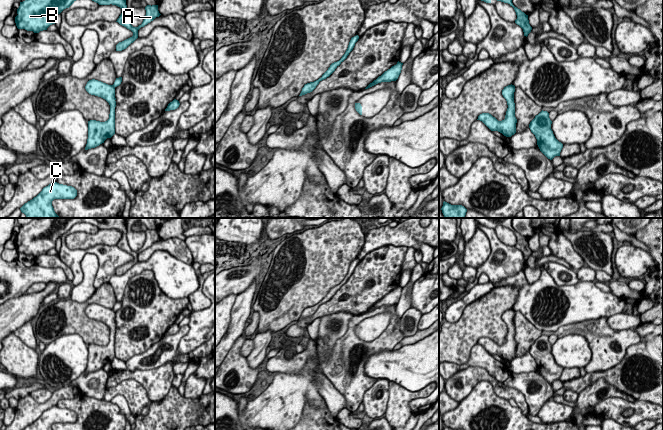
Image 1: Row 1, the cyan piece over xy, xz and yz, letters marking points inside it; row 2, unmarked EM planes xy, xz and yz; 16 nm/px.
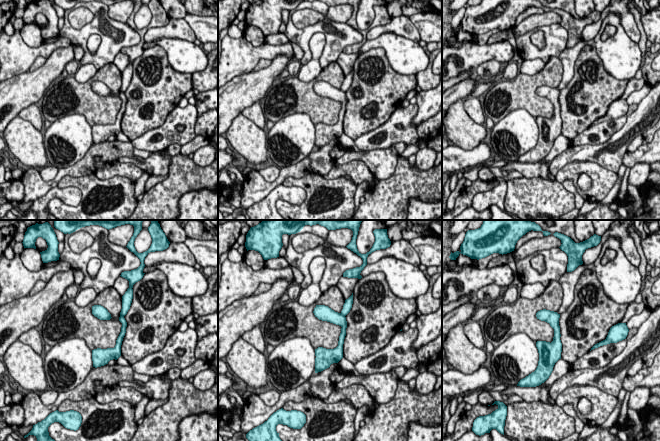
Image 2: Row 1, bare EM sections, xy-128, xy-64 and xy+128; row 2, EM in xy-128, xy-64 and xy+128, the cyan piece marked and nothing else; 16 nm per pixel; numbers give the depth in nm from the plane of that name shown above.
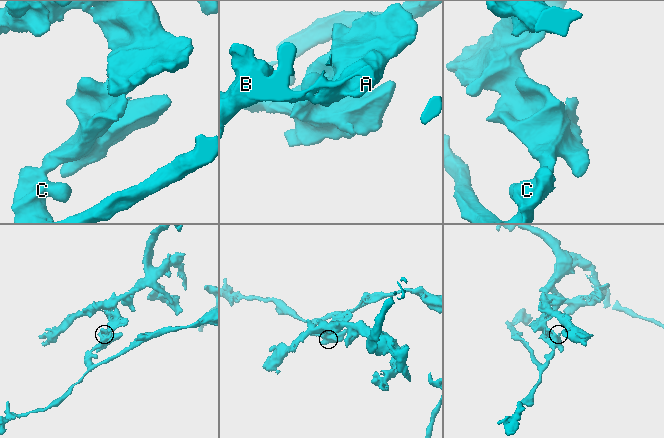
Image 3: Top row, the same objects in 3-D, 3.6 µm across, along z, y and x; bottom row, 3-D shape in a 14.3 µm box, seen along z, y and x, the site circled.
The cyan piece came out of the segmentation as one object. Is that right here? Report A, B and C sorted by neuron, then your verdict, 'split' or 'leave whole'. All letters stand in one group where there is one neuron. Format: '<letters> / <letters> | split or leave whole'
A B / C | split

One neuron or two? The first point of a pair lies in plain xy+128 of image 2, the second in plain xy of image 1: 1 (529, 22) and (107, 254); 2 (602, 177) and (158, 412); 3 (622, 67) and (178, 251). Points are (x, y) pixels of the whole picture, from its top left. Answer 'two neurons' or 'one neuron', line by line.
1: two neurons
2: two neurons
3: two neurons

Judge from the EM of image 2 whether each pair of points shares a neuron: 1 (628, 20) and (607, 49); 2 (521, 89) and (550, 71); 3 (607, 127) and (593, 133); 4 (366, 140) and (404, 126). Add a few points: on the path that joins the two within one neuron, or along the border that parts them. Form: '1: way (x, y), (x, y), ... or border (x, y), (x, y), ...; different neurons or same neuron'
1: border (604, 17), (615, 12), (625, 33), (637, 43); different neurons
2: way (528, 84), (543, 77); same neuron
3: way (604, 129), (600, 133), (596, 133); same neuron
4: way (375, 139), (381, 138), (395, 130); same neuron

